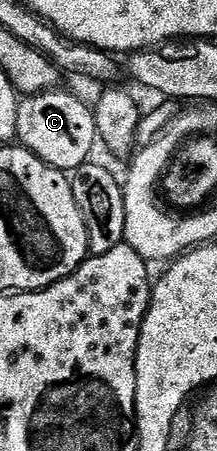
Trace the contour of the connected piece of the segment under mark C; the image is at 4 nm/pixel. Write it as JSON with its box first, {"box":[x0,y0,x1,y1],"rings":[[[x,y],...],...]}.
{"box":[17,91,95,171],"rings":[[[51,91],[25,98],[18,107],[17,140],[53,169],[73,171],[87,164],[90,149],[86,140],[95,132],[94,110],[78,97],[63,91]]]}

